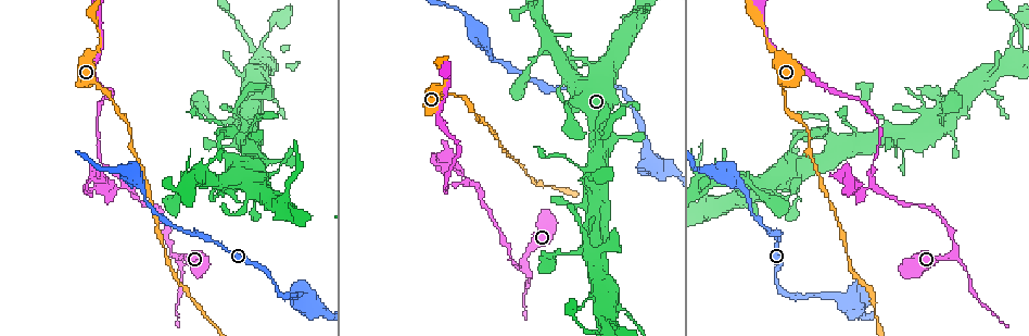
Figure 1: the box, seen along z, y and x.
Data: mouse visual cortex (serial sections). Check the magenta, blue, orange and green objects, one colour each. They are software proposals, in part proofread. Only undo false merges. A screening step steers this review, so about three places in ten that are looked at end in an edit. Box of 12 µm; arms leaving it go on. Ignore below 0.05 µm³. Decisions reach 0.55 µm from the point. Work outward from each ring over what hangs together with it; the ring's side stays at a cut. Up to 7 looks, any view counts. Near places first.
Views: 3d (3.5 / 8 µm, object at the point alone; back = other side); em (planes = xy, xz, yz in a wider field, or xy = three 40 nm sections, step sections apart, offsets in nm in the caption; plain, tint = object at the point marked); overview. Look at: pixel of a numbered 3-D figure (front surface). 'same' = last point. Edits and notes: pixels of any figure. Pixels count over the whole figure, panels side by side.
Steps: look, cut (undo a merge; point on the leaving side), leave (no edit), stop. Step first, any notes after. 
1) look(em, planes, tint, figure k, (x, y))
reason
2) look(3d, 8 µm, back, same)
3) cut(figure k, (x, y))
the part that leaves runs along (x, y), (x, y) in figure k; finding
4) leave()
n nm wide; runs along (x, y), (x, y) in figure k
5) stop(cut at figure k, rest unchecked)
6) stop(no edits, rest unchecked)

look(3d, 8 µm, figure 1, (887, 128))
four arms meet

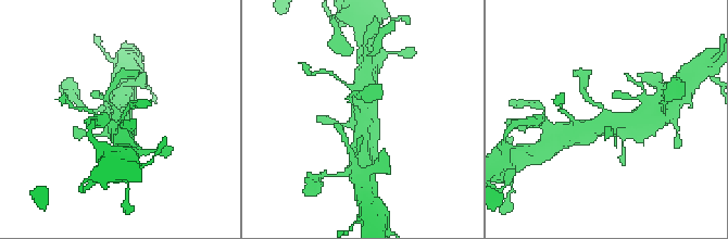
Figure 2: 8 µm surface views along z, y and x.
look(em, xy, step 1, tint, figure 2, (117, 114))
shape alone is not enough

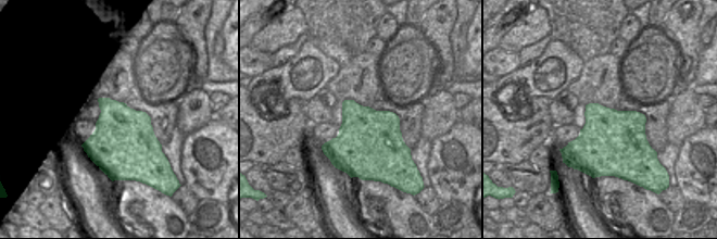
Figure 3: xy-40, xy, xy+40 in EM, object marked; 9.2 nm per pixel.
leave()
runs along (581, 133), (602, 122), (641, 120) in figure 2; continuous, no second cell

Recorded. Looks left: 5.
look(3d, 3.5 µm, back, figure 1, (522, 260))
a fork

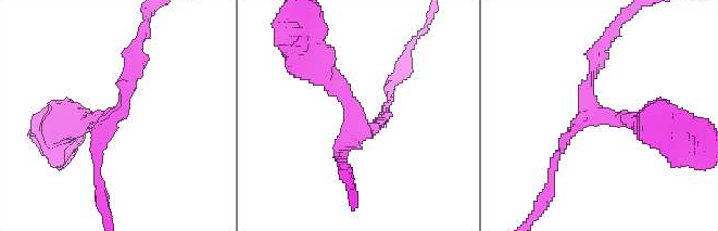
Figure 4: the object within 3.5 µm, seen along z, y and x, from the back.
look(em, xy, step 3, tint, figure 4, (597, 114))
shape alone is not enough

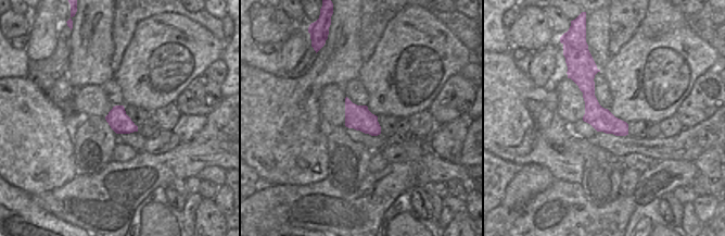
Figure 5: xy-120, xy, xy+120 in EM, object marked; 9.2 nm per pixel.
leave()
runs along (71, 120), (121, 107), (135, 51) in figure 4; one cell here

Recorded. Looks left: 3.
look(3d, 3.5 µm, figure 1, (476, 184))

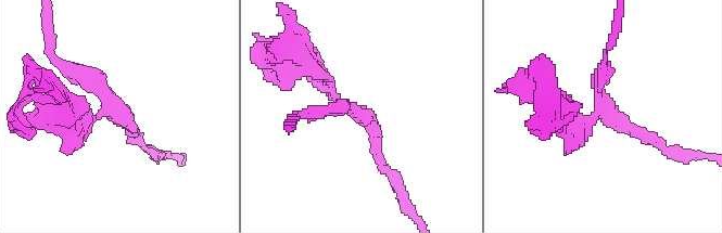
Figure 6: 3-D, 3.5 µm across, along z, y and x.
look(em, xy, step 2, tint, figure 6, (605, 108))
need the tissue

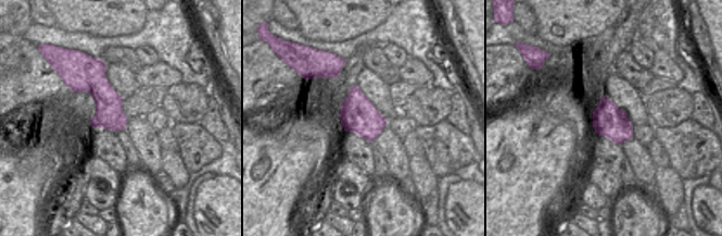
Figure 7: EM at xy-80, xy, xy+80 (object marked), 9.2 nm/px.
cut(figure 6, (77, 120))
the part that leaves runs along (97, 115), (63, 108), (37, 73) in figure 6; two cells meet here

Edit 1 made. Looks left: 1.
stop(cut at figure 6, rest unchecked)

